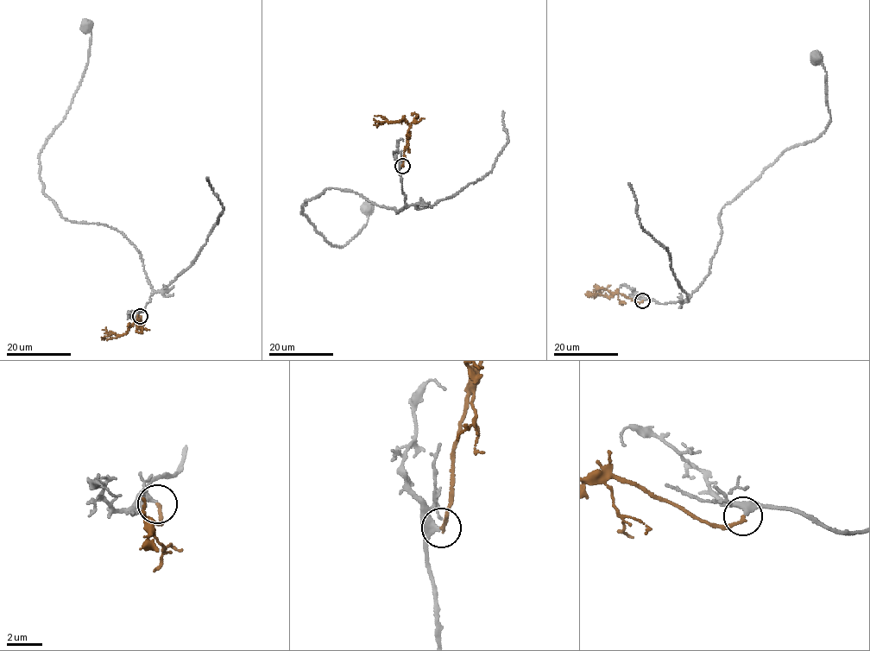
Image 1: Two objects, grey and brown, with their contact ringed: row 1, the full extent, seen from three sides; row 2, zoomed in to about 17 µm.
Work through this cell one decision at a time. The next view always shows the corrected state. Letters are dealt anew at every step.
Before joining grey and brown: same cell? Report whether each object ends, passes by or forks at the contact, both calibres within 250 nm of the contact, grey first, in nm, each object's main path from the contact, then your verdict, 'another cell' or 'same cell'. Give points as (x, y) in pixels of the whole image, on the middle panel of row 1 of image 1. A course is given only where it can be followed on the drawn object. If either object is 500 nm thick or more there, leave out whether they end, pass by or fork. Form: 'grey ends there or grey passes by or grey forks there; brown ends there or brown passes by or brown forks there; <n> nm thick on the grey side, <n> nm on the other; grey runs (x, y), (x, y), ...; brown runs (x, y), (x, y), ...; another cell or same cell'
grey passes by; brown ends there; 320 nm thick on the grey side, 190 nm on the other; grey runs (401, 165), (406, 205), (397, 211), (328, 187), (301, 211), (343, 247), (366, 224), (367, 207); brown runs (402, 166), (409, 135), (407, 122), (403, 119), (384, 122), (376, 128); same cell

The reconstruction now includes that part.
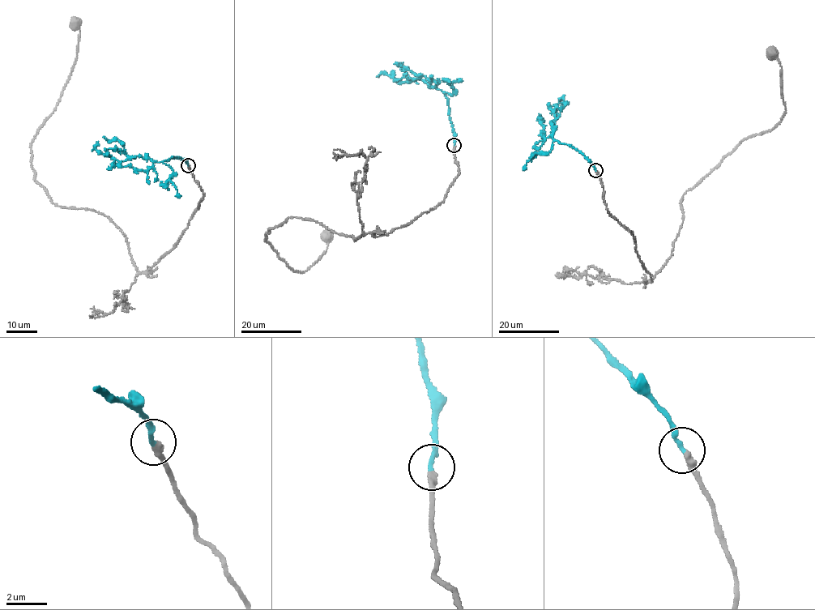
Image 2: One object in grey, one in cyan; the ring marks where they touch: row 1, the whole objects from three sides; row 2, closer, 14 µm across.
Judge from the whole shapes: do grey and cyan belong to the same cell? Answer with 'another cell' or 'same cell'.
same cell

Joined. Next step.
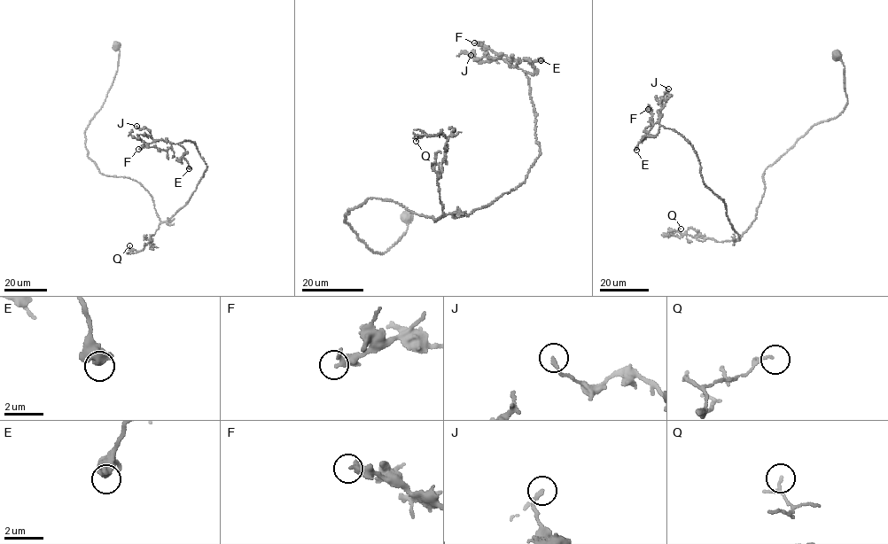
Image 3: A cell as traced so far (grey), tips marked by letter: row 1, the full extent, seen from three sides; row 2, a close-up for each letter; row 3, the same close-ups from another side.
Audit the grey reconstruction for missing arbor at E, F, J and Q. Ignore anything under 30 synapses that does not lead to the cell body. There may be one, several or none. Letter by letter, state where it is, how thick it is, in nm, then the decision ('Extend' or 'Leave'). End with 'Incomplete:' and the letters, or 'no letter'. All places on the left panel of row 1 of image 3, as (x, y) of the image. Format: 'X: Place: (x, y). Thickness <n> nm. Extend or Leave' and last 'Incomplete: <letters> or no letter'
E: Place: (189, 168). Thickness 650 nm. Leave
F: Place: (138, 149). Thickness 420 nm. Leave
J: Place: (136, 126). Thickness 180 nm. Leave
Q: Place: (129, 245). Thickness 110 nm. Leave
Incomplete: no letter

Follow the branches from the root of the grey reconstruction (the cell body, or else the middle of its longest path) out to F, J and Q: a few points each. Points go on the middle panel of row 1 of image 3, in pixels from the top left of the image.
F: (407, 216), (384, 253), (344, 221), (375, 198), (434, 221), (471, 213), (539, 156), (527, 76), (474, 42)
J: (407, 216), (384, 253), (344, 221), (375, 198), (434, 221), (471, 213), (539, 156), (527, 76), (471, 55)
Q: (407, 216), (384, 253), (344, 221), (375, 198), (443, 216), (446, 137), (416, 141)

